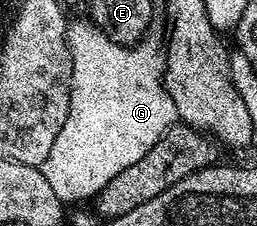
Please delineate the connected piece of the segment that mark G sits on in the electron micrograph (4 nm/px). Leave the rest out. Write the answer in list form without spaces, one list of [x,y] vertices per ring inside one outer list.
[[[72,19],[67,25],[67,45],[69,46],[69,54],[73,62],[69,114],[65,118],[65,126],[61,126],[61,134],[57,134],[57,138],[53,142],[53,150],[49,150],[49,158],[45,158],[45,162],[41,165],[43,173],[45,174],[45,179],[49,181],[49,186],[53,186],[53,194],[57,194],[57,198],[64,202],[81,200],[85,196],[91,196],[91,198],[98,197],[99,191],[101,191],[113,177],[117,174],[121,174],[121,170],[133,166],[133,162],[145,158],[147,151],[149,151],[150,148],[177,122],[173,98],[169,98],[169,94],[163,86],[163,70],[165,67],[164,49],[162,47],[155,48],[154,42],[147,39],[136,43],[134,46],[118,44],[108,38],[100,28],[96,28],[94,24],[88,22],[86,19],[83,20]]]

